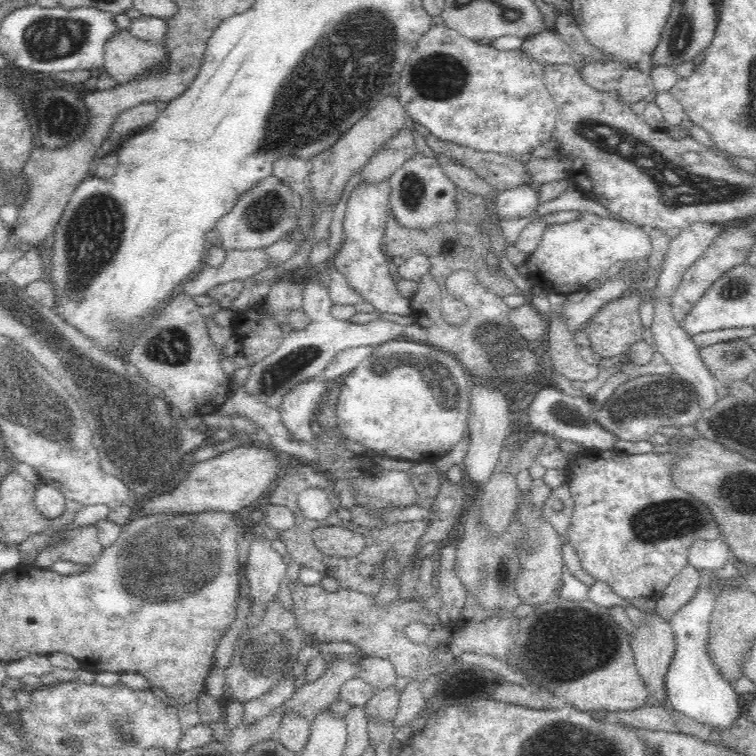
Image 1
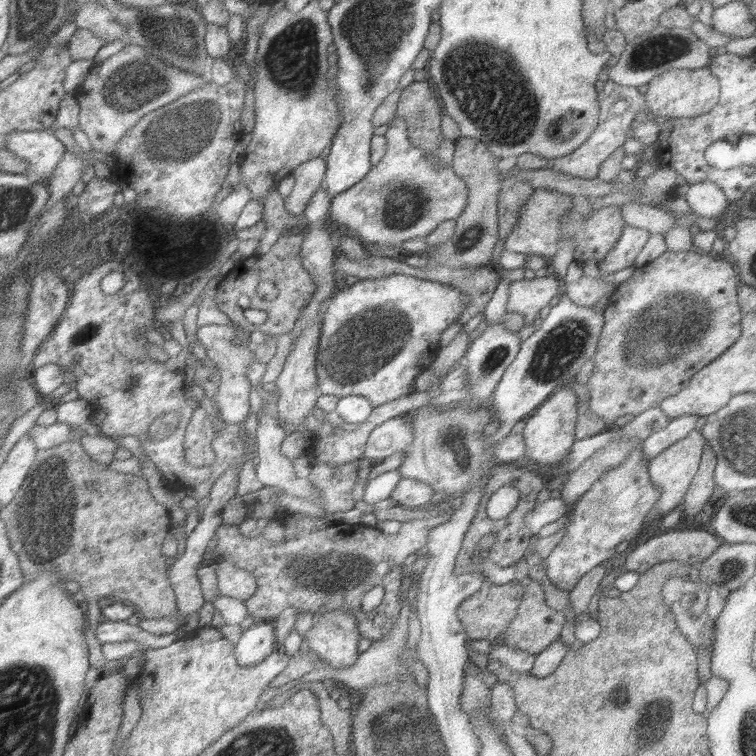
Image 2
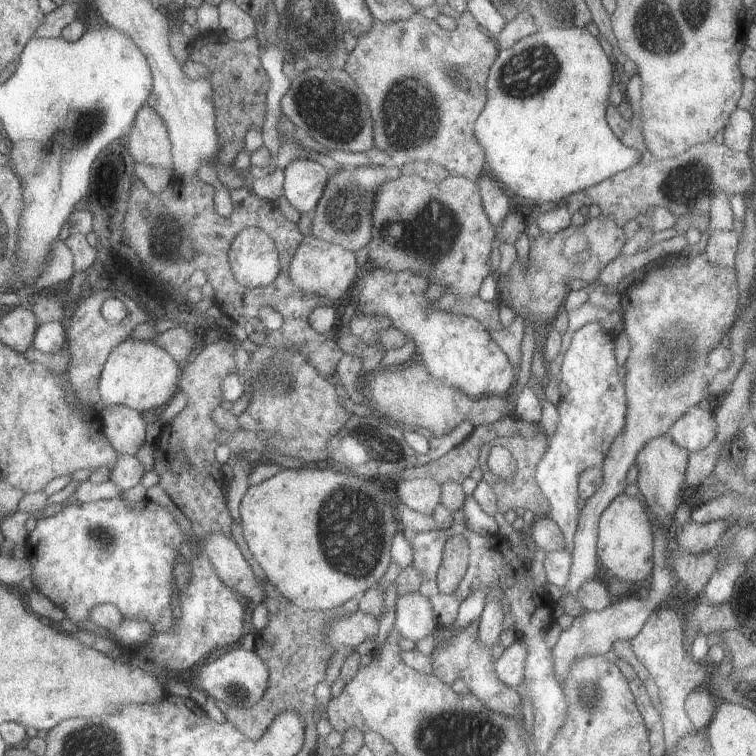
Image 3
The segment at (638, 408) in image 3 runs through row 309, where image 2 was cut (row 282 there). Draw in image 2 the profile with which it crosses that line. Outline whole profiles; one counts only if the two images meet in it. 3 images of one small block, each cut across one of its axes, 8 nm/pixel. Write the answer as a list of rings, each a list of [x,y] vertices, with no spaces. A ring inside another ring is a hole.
[[[663,252],[653,262],[633,270],[631,278],[613,290],[603,312],[605,324],[593,356],[595,366],[585,384],[589,392],[587,410],[591,410],[595,418],[601,418],[607,428],[613,428],[617,418],[625,414],[639,416],[649,408],[657,408],[665,398],[679,394],[701,368],[709,366],[713,358],[739,342],[743,314],[737,288],[739,274],[725,256],[707,258],[689,252]]]

